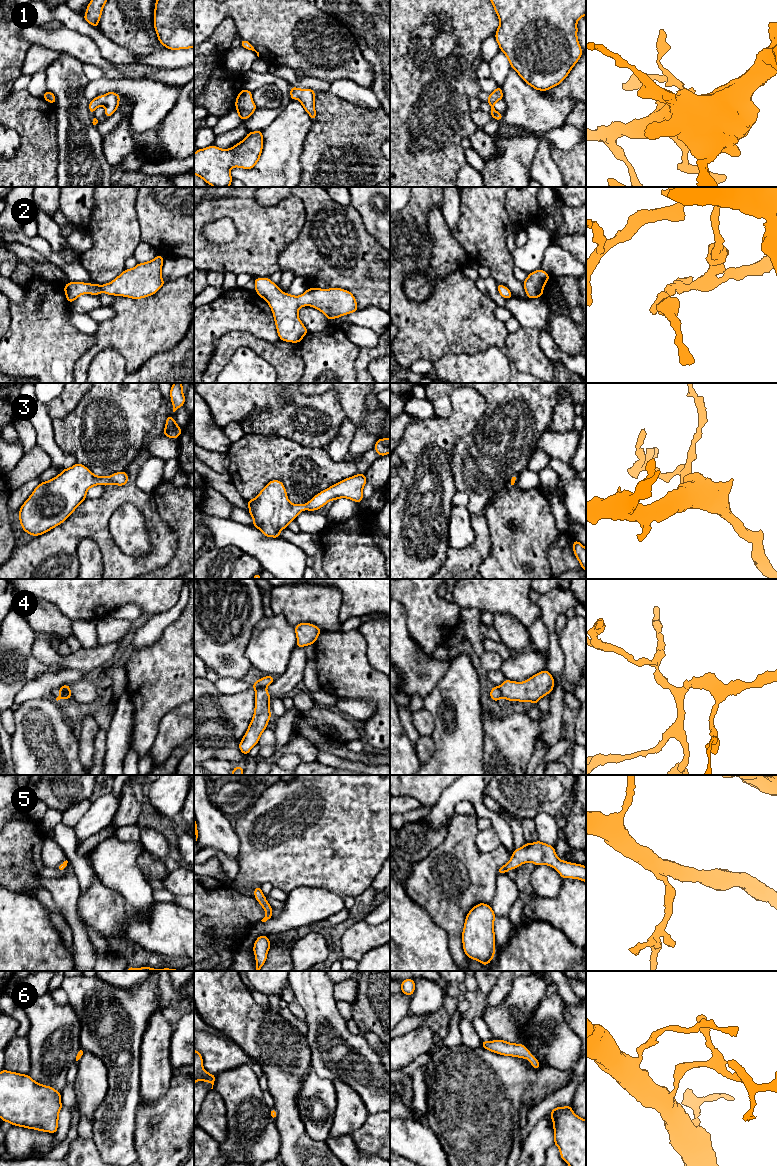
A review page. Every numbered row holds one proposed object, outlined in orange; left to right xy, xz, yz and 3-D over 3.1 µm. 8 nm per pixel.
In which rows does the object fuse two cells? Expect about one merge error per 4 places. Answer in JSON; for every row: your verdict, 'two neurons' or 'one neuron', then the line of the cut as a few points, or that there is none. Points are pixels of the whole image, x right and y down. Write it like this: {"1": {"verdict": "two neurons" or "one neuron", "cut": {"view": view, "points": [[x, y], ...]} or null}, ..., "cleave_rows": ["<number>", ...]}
{"1": {"verdict": "one neuron", "cut": null}, "2": {"verdict": "one neuron", "cut": null}, "3": {"verdict": "one neuron", "cut": null}, "4": {"verdict": "two neurons", "cut": {"view": "yz", "points": [[498, 687], [502, 697]]}}, "5": {"verdict": "one neuron", "cut": null}, "6": {"verdict": "one neuron", "cut": null}, "cleave_rows": ["4"]}

